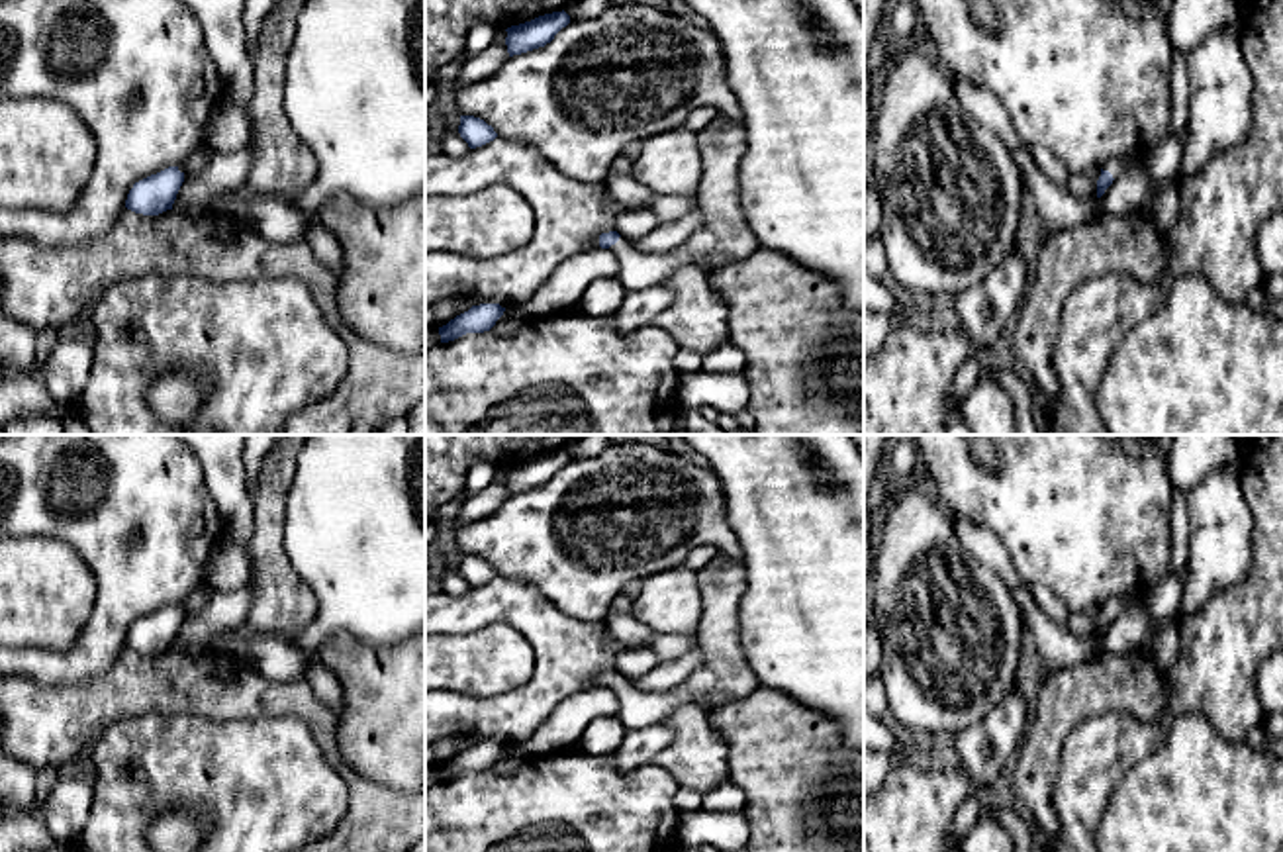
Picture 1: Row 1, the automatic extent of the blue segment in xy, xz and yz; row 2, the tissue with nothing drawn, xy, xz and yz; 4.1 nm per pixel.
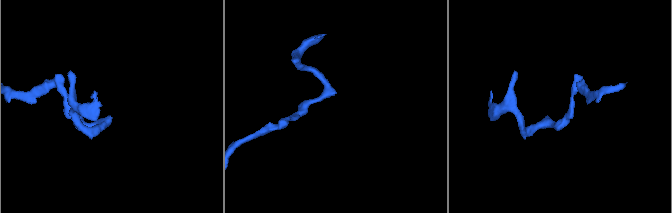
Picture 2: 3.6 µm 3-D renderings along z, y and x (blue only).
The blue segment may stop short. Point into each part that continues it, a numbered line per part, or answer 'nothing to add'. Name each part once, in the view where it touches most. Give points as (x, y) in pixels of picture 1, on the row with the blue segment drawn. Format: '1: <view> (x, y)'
1: yz (1117, 167)

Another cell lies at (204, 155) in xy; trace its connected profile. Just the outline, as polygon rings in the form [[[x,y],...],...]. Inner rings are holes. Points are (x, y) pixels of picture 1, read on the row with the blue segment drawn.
[[[204,145],[188,161],[184,170],[184,180],[200,176],[206,166],[215,159],[214,151]]]

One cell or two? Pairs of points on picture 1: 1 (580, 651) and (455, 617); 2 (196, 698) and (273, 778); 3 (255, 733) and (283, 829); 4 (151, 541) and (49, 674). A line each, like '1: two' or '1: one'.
1: one
2: two
3: one
4: one

